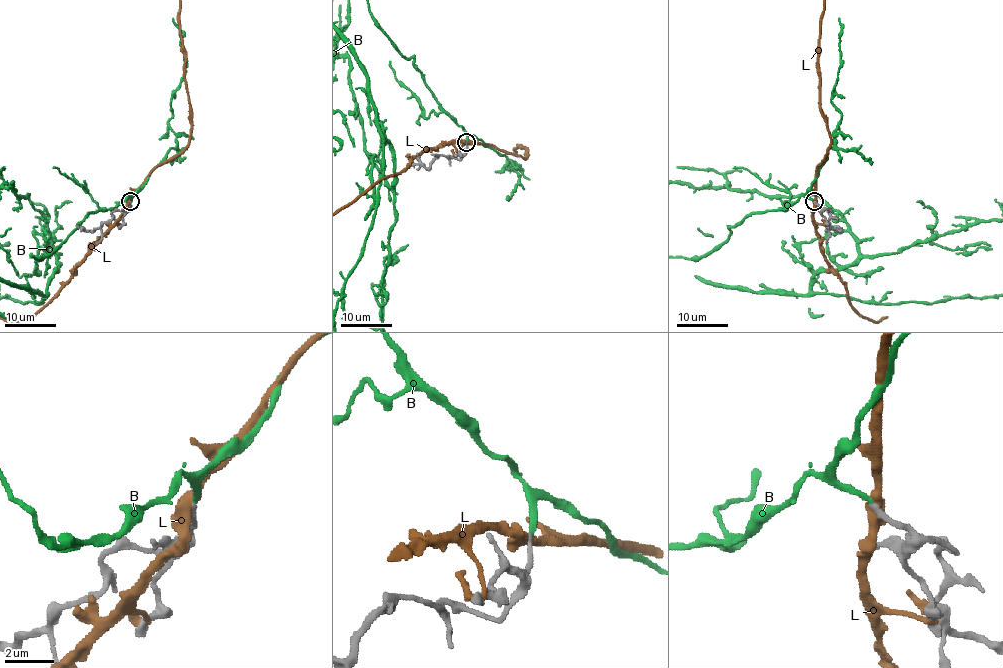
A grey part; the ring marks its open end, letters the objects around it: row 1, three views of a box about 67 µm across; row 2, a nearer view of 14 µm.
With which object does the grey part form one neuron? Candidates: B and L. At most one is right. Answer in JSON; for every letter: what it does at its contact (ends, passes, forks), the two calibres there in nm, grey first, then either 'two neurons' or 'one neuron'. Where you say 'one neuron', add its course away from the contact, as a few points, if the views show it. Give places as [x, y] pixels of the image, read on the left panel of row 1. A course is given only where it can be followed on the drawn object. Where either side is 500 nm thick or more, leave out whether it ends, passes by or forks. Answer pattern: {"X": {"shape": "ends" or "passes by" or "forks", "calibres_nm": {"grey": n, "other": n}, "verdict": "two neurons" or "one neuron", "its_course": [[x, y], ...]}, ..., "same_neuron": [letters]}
{"B": {"shape": "ends", "calibres_nm": {"grey": 180, "other": 200}, "verdict": "one neuron"}, "L": {"calibres_nm": {"grey": 200, "other": 500}, "verdict": "two neurons"}, "same_neuron": ["B"]}

